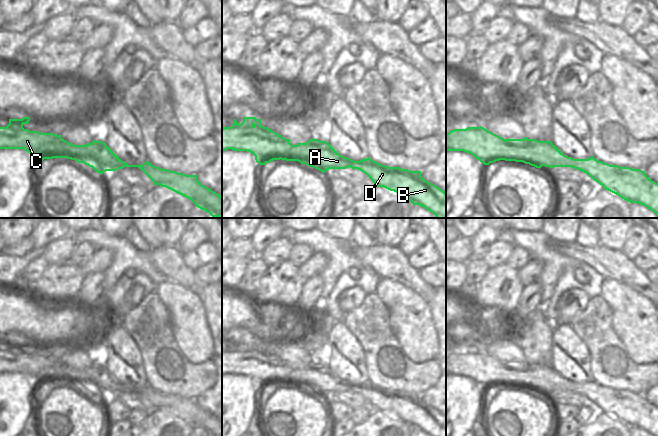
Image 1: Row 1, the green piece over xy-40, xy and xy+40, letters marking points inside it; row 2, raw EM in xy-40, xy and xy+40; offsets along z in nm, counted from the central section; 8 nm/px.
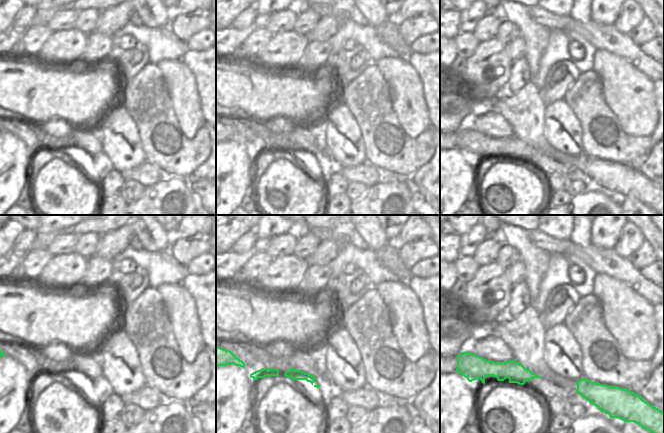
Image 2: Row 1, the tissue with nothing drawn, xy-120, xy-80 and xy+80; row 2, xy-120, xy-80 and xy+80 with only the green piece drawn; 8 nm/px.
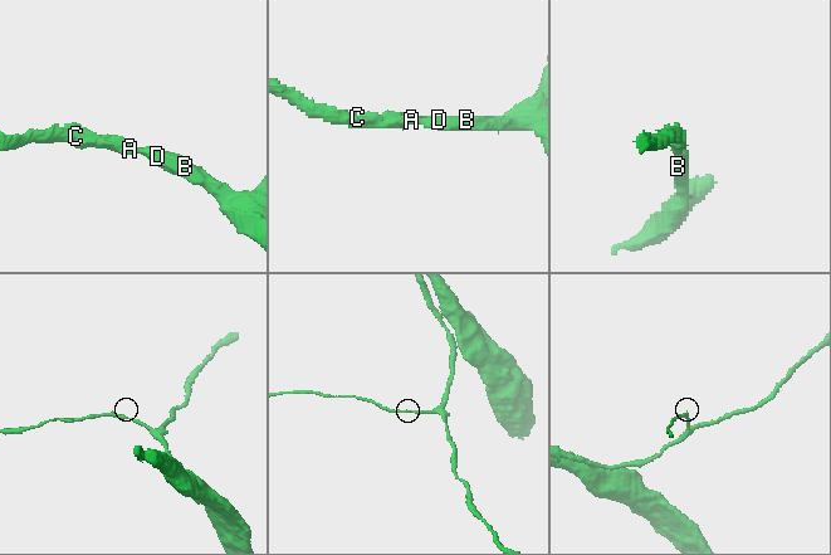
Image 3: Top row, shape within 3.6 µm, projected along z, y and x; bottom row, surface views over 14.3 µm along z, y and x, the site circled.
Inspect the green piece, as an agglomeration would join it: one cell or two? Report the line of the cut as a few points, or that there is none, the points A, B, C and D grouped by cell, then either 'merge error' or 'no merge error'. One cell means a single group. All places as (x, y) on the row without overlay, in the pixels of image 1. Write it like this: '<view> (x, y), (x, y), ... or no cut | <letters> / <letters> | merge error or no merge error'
no cut | A B C D | no merge error

